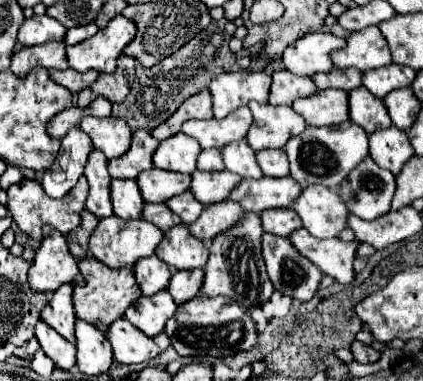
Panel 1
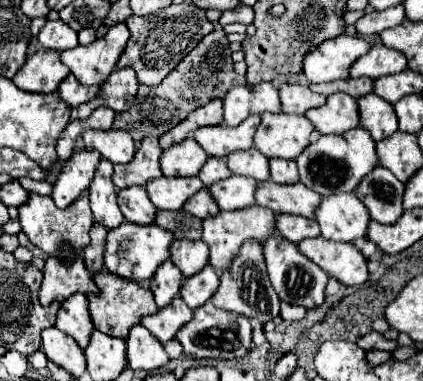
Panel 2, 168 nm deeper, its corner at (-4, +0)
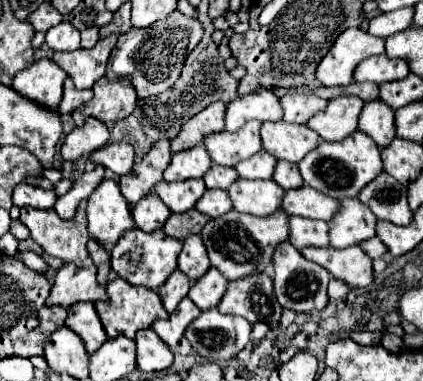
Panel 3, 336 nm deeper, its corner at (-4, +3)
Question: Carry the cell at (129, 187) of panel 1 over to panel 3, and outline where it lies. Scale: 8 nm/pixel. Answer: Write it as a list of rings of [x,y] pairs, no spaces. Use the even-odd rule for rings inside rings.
[[[146,194],[144,198],[140,198],[136,206],[132,206],[132,218],[136,226],[146,232],[162,228],[168,216],[170,216],[170,210],[160,202],[156,194]]]

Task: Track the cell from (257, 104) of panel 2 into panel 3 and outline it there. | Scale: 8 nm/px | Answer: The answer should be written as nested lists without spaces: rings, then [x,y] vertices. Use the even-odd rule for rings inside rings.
[[[262,88],[256,92],[250,92],[242,98],[236,98],[226,108],[226,130],[236,132],[242,128],[248,120],[280,120],[282,118],[282,106],[274,90]]]

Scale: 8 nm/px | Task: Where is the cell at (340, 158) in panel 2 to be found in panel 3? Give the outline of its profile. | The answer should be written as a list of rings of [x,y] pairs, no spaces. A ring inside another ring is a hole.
[[[356,130],[340,142],[322,142],[320,146],[316,146],[316,150],[308,152],[308,156],[302,158],[298,168],[308,186],[340,200],[346,196],[348,198],[358,196],[358,192],[382,172],[382,160],[376,142],[372,142],[368,134]]]

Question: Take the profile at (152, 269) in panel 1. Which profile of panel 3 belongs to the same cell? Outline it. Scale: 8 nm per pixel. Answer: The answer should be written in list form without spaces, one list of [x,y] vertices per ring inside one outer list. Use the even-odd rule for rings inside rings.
[[[174,270],[168,276],[168,282],[164,282],[164,286],[160,286],[158,290],[166,312],[174,312],[174,308],[188,294],[188,290],[190,290],[190,280],[186,278],[186,274],[182,274],[180,270]]]

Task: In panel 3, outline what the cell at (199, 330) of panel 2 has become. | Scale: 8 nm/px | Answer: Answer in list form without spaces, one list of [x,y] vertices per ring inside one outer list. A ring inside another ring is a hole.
[[[216,308],[204,310],[184,332],[196,354],[202,358],[230,360],[250,342],[252,324],[240,316],[220,314]]]

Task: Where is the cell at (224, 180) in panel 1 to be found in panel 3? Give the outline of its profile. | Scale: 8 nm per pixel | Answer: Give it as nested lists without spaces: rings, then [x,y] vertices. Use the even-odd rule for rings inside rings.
[[[238,178],[230,188],[228,196],[238,212],[268,216],[280,208],[284,190],[274,180],[246,180]]]

